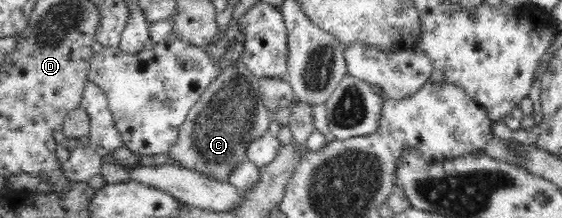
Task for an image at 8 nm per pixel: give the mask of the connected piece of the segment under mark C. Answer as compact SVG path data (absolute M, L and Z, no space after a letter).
M243 61L224 67L219 75L208 85L205 93L198 99L198 102L189 110L188 116L180 126L178 139L171 147L168 155L176 161L175 165L189 170L198 170L200 174L210 176L216 180L226 182L232 170L249 161L247 156L250 142L256 138L268 134L270 126L269 108L261 101L259 91L259 78L256 78Z

